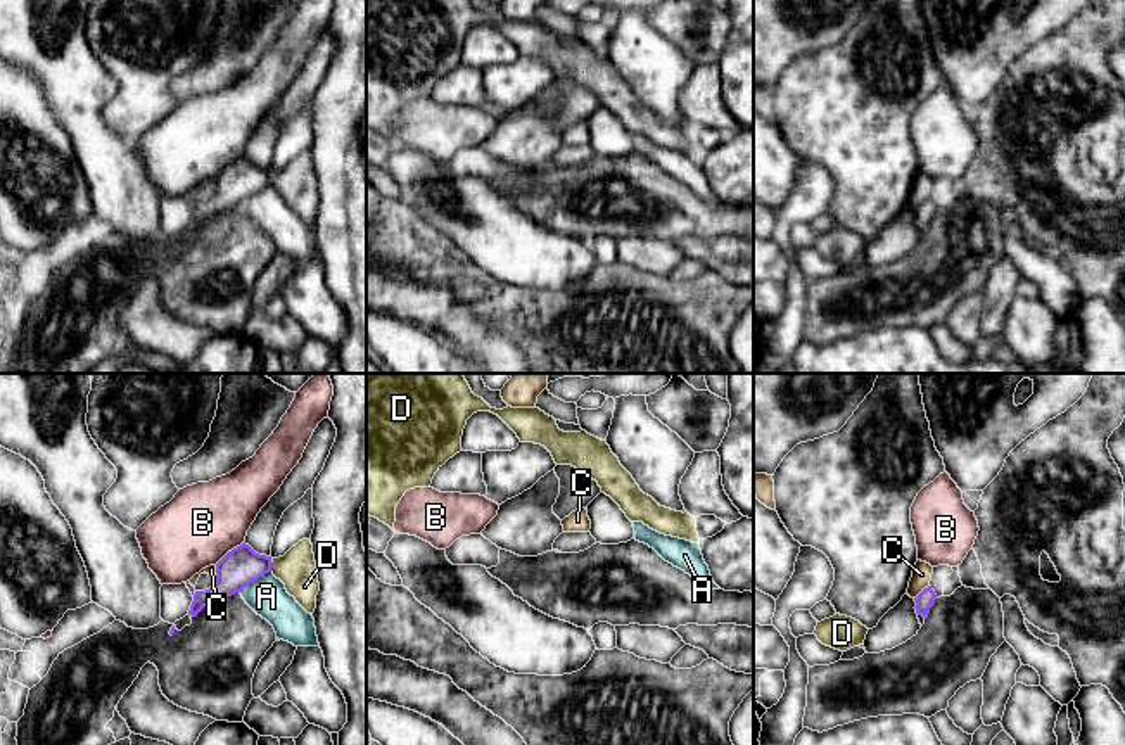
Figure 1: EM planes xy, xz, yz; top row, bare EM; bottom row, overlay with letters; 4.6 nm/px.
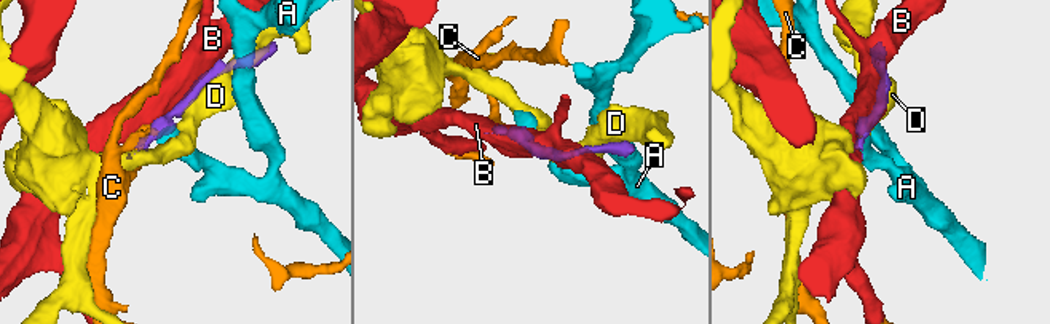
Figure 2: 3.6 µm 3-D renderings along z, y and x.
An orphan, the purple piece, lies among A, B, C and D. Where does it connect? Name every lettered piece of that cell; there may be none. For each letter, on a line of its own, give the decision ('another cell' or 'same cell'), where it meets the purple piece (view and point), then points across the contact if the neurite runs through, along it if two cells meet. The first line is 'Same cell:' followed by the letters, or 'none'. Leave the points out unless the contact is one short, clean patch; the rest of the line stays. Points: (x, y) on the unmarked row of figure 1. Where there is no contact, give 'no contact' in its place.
Same cell: none
A: another cell; contact xy (254, 192); border xy (270, 184), (239, 204)
B: another cell; contact xy (228, 165)
C: another cell; contact yz (921, 204); border yz (928, 197), (915, 211)
D: another cell; contact xy (270, 180)

